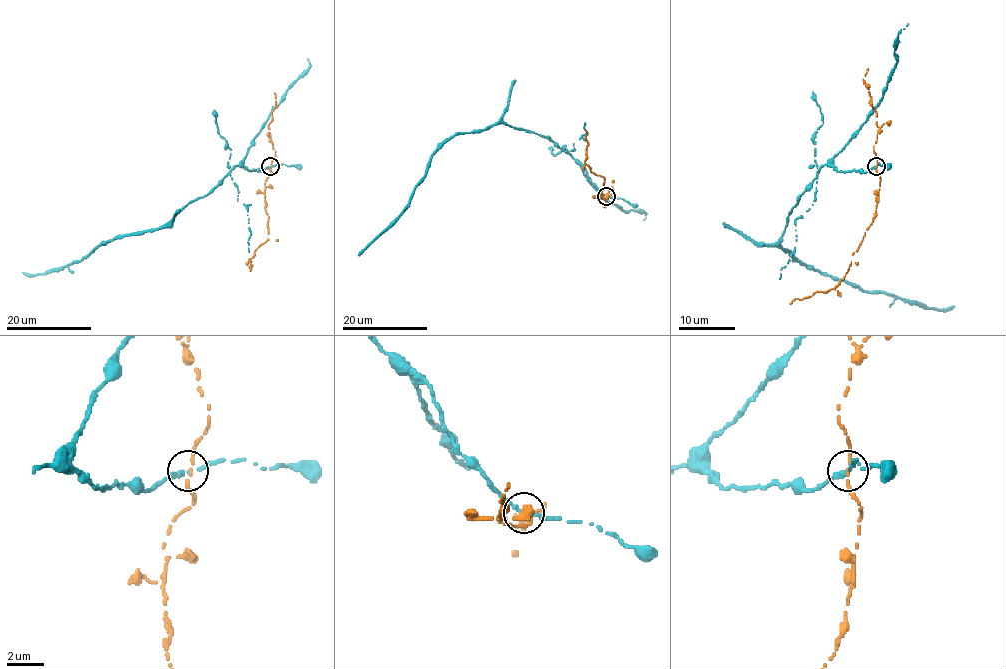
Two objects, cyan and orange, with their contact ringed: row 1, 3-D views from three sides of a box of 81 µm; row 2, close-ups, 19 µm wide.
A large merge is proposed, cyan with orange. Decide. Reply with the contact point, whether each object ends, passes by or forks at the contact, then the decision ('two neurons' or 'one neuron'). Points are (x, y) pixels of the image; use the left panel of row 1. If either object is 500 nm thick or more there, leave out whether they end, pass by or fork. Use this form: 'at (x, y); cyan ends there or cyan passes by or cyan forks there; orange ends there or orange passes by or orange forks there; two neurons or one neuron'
at (270, 166); cyan passes by; orange passes by; two neurons

